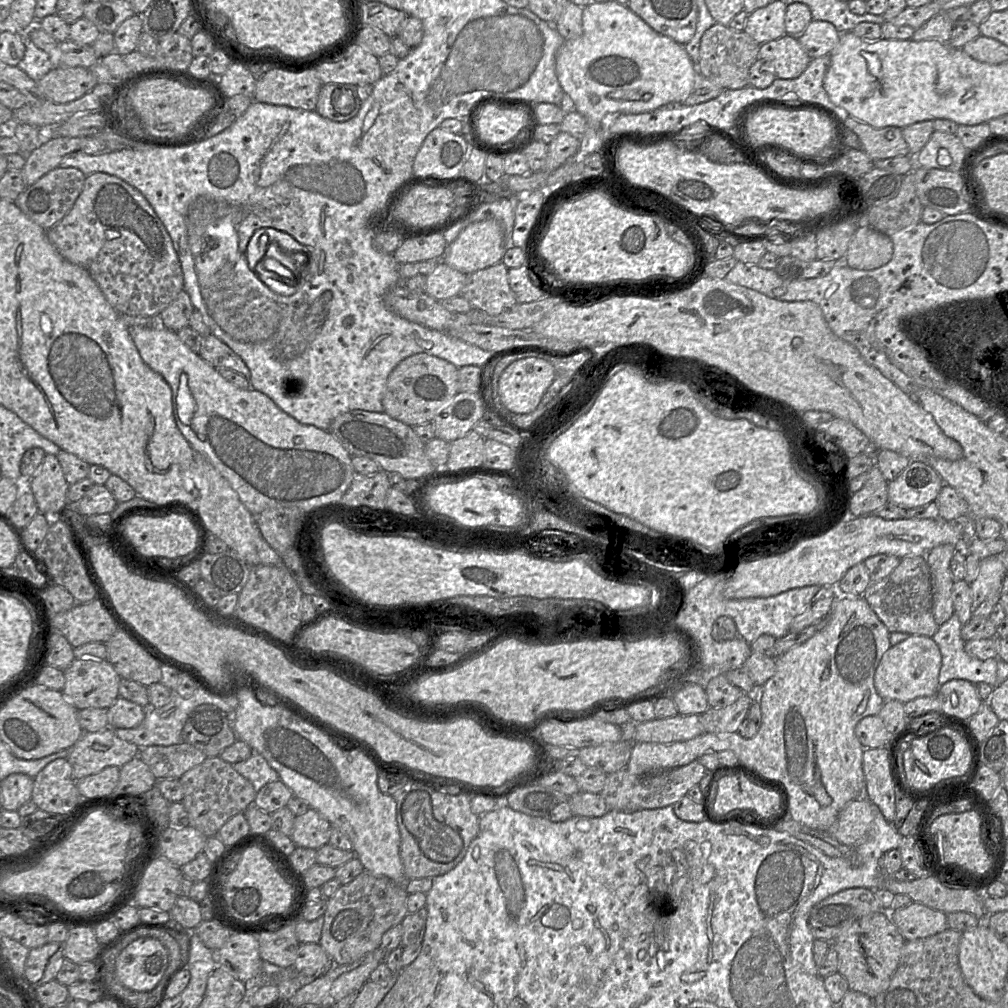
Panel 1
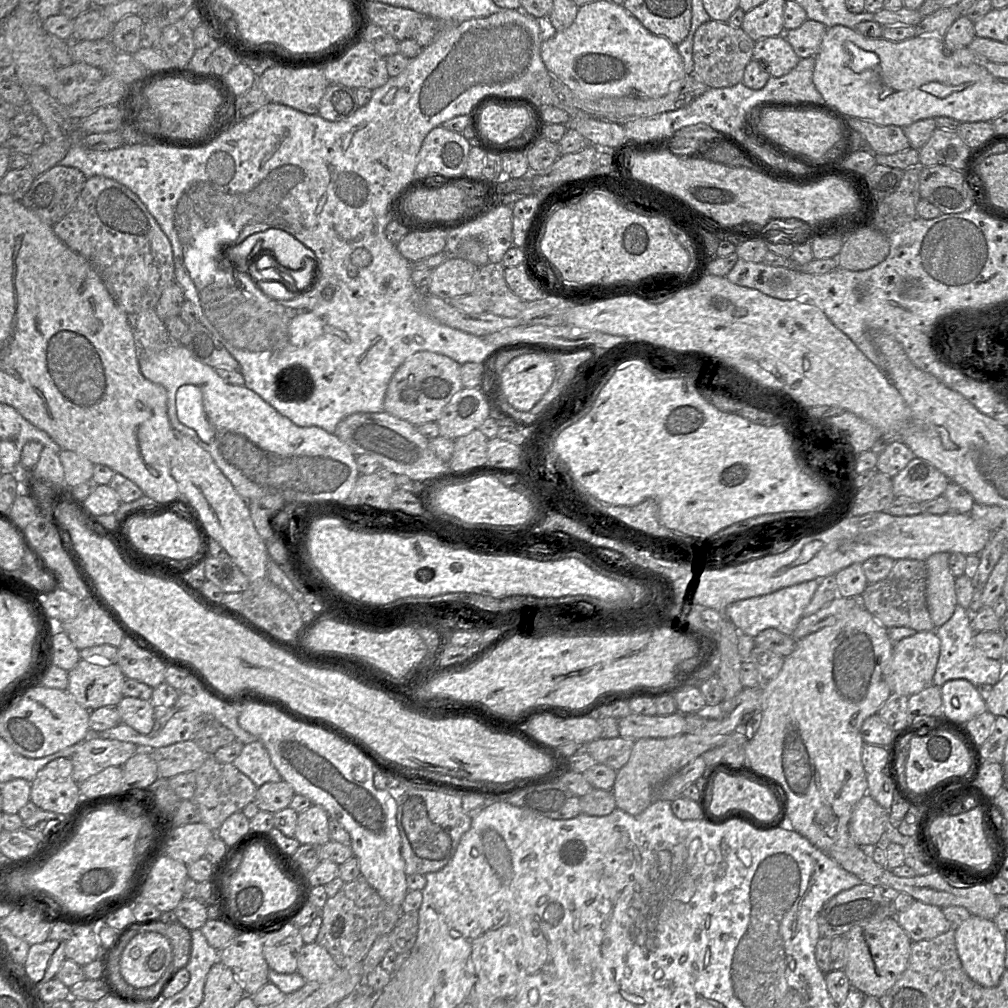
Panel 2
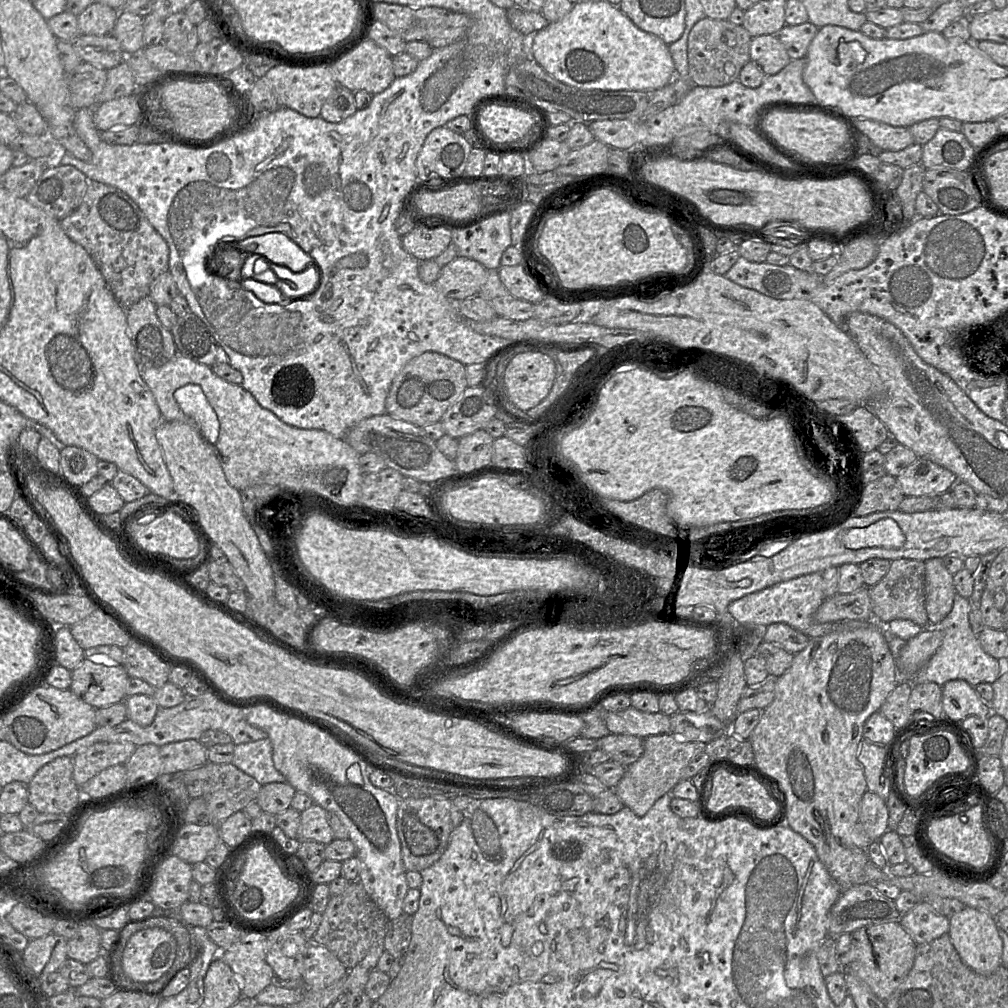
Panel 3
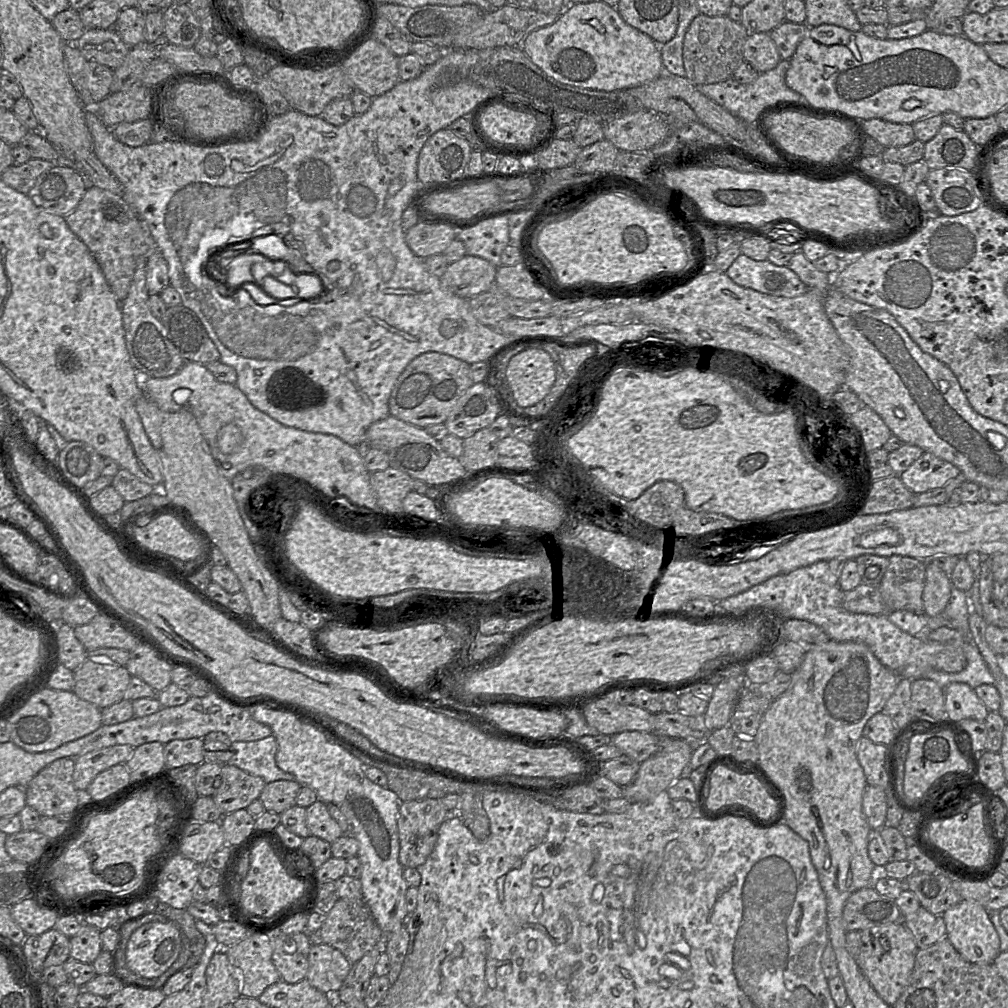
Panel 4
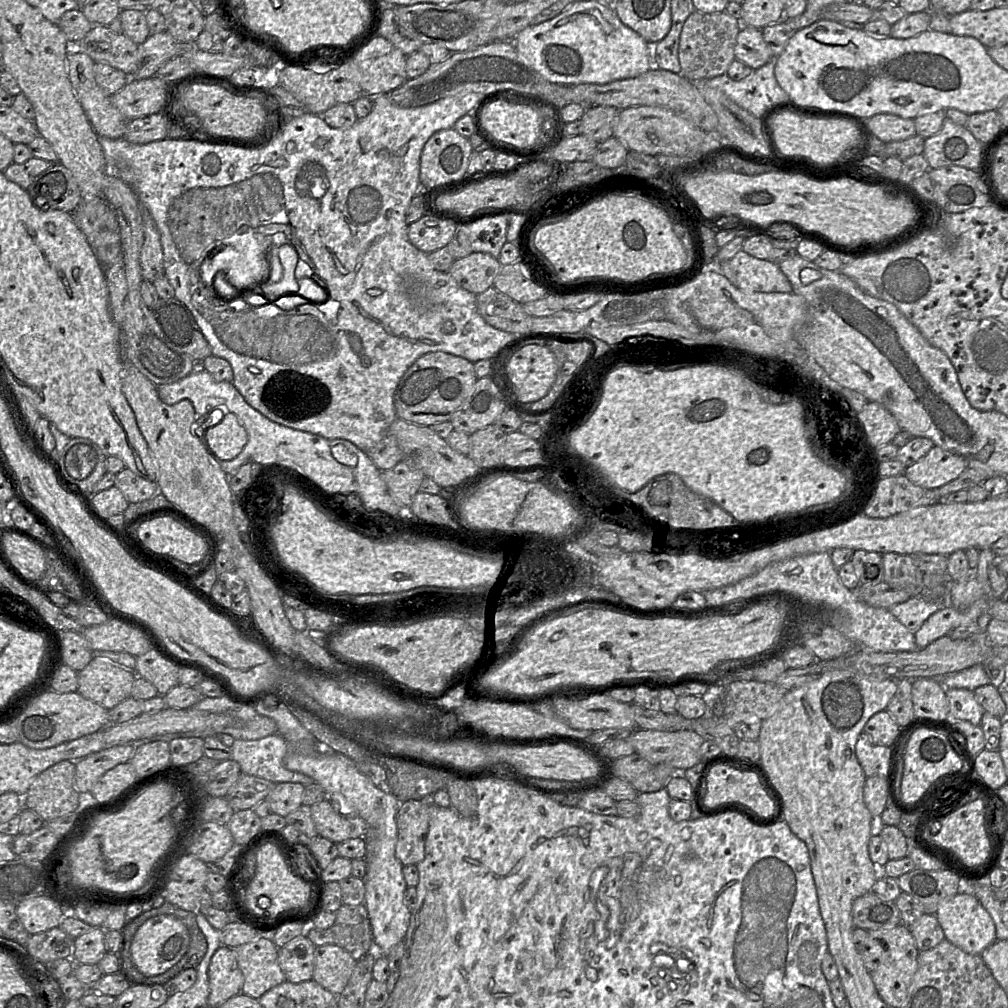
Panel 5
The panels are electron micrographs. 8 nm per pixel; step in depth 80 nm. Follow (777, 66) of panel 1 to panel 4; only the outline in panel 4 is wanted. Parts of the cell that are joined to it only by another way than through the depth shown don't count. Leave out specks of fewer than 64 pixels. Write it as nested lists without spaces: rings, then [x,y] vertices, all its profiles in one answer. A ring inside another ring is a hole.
[[[769,33],[750,34],[743,45],[743,57],[759,73],[774,69],[781,60]]]

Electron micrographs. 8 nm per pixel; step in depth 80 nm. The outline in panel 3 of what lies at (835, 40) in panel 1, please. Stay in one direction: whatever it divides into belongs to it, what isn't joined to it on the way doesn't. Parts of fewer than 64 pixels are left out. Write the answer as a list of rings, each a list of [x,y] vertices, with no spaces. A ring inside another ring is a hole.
[[[806,22],[799,25],[785,25],[776,35],[785,47],[790,59],[804,58],[818,29]]]

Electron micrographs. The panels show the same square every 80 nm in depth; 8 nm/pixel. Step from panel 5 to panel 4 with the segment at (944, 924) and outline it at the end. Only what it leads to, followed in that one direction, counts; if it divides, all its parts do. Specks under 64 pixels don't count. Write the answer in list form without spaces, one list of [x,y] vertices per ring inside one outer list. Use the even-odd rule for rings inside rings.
[[[962,900],[946,910],[942,917],[946,926],[946,937],[960,956],[974,964],[992,964],[1000,951],[1000,939],[991,921],[991,913],[976,902]]]

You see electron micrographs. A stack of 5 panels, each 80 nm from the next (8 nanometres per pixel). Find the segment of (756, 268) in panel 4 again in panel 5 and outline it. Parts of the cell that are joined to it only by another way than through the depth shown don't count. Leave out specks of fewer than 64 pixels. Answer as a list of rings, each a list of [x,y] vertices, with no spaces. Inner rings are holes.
[[[744,250],[739,251],[729,263],[737,275],[737,288],[744,292],[792,292],[792,285],[779,264],[755,258]]]

